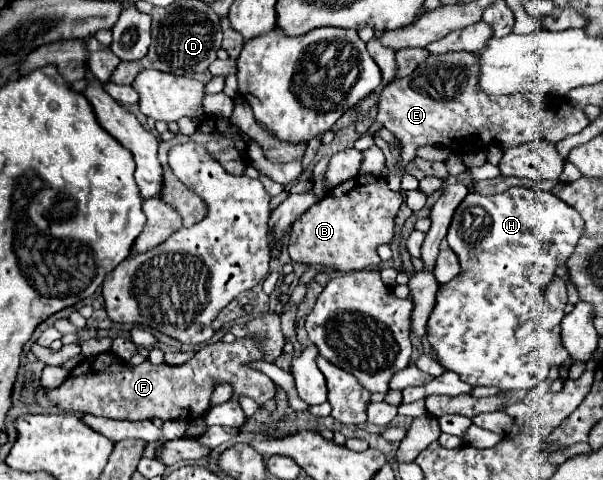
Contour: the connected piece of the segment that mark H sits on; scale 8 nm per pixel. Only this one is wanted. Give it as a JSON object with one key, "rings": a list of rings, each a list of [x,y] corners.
{"rings":[[[512,187],[504,193],[496,193],[496,195],[480,195],[480,193],[468,193],[462,201],[462,205],[456,209],[454,213],[454,219],[450,223],[450,229],[448,229],[448,243],[452,247],[452,251],[458,255],[460,259],[460,265],[462,265],[462,273],[458,277],[454,277],[454,281],[446,283],[446,285],[440,285],[440,291],[436,295],[436,305],[434,305],[434,311],[428,319],[428,339],[434,347],[434,353],[438,357],[438,361],[448,369],[448,371],[454,371],[460,375],[460,379],[464,383],[470,383],[470,385],[494,385],[498,387],[500,391],[528,391],[532,387],[536,387],[540,381],[544,381],[548,377],[548,369],[550,369],[550,361],[552,361],[552,355],[554,355],[554,343],[548,339],[548,335],[538,335],[542,333],[540,329],[522,329],[522,311],[534,311],[538,309],[538,303],[540,303],[540,291],[546,289],[546,285],[554,279],[554,269],[558,265],[564,265],[568,261],[568,257],[572,255],[572,249],[576,247],[580,235],[584,233],[584,221],[580,217],[580,213],[576,213],[576,209],[572,209],[570,205],[566,205],[564,201],[556,199],[552,193],[538,193],[538,191],[532,191],[532,189],[526,189],[526,187]]]}

